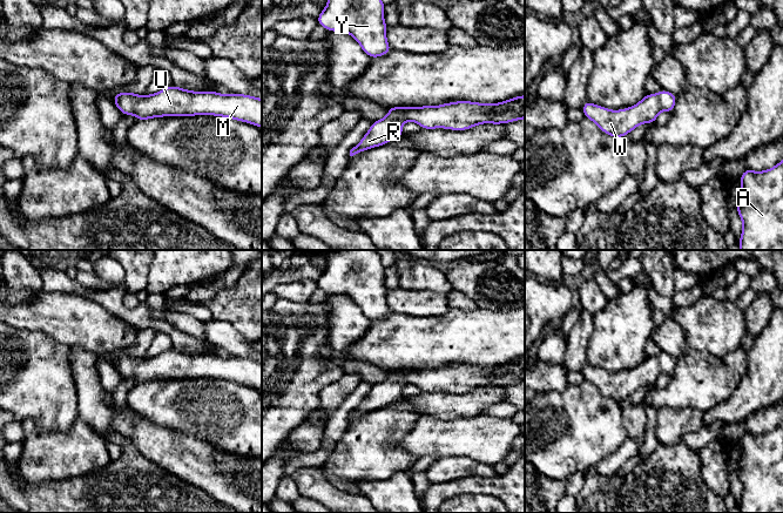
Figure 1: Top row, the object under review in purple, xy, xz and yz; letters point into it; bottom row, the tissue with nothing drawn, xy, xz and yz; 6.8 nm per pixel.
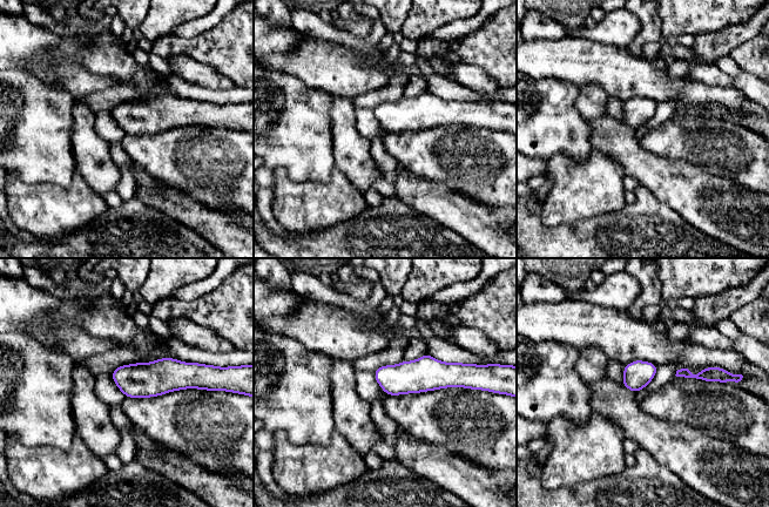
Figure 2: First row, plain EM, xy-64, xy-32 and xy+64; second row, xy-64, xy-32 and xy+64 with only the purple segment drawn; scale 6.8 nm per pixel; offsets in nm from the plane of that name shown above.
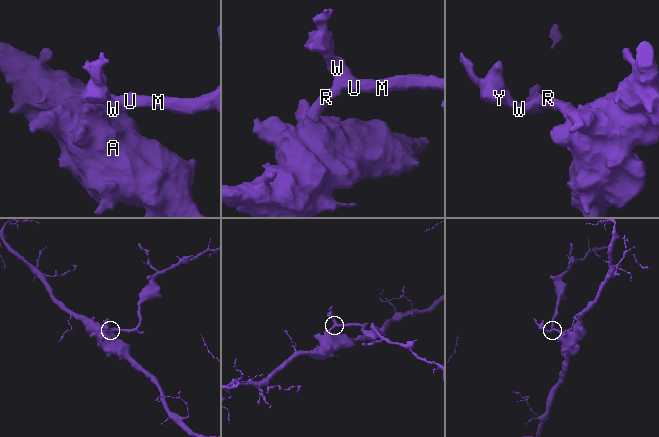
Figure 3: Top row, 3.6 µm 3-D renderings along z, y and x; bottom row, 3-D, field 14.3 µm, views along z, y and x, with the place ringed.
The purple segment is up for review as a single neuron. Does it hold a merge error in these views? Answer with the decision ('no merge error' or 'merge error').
no merge error

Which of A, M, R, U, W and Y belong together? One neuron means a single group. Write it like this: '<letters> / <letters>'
A M R U W Y

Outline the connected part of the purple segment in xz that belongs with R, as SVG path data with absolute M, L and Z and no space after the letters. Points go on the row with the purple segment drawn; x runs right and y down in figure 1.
M525 95L499 103L457 101L440 106L389 107L386 117L372 122L360 142L350 150L350 156L400 139L406 121L417 122L423 129L467 130L482 123L501 124L522 119Z

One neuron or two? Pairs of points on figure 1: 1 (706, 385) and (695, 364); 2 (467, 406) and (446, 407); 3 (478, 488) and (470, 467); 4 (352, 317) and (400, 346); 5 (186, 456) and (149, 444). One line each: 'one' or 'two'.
1: one
2: one
3: two
4: two
5: one

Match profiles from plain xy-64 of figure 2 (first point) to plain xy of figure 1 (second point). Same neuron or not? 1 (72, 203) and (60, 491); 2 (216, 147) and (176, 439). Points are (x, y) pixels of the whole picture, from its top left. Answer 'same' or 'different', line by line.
1: different
2: different

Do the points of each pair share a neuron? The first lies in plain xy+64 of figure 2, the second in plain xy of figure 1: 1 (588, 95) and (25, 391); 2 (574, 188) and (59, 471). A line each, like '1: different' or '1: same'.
1: different
2: same

